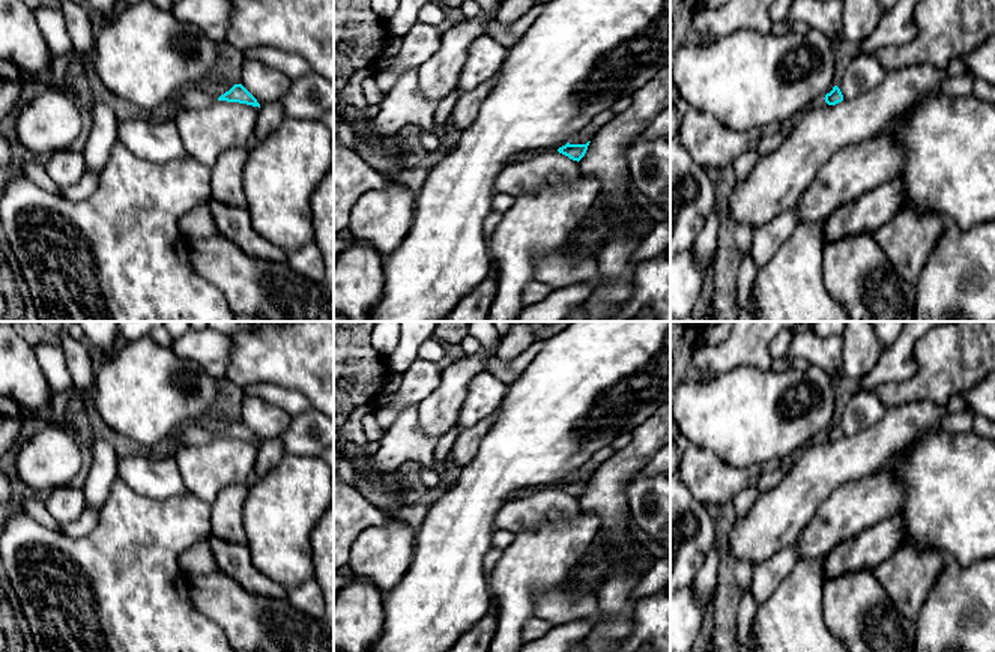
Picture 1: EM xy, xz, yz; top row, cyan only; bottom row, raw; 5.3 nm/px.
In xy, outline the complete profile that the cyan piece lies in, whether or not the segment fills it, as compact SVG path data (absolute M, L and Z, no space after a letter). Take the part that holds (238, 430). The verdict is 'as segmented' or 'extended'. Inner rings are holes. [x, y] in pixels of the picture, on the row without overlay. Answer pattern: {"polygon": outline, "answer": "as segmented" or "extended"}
{"polygon": "M234 421L228 428L221 431L218 437L239 439L260 445L257 436L242 421Z", "answer": "as segmented"}

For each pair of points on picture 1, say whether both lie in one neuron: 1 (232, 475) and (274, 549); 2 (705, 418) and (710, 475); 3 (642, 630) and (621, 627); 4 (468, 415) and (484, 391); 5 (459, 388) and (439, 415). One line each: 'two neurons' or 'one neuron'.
1: two neurons
2: two neurons
3: two neurons
4: one neuron
5: one neuron

